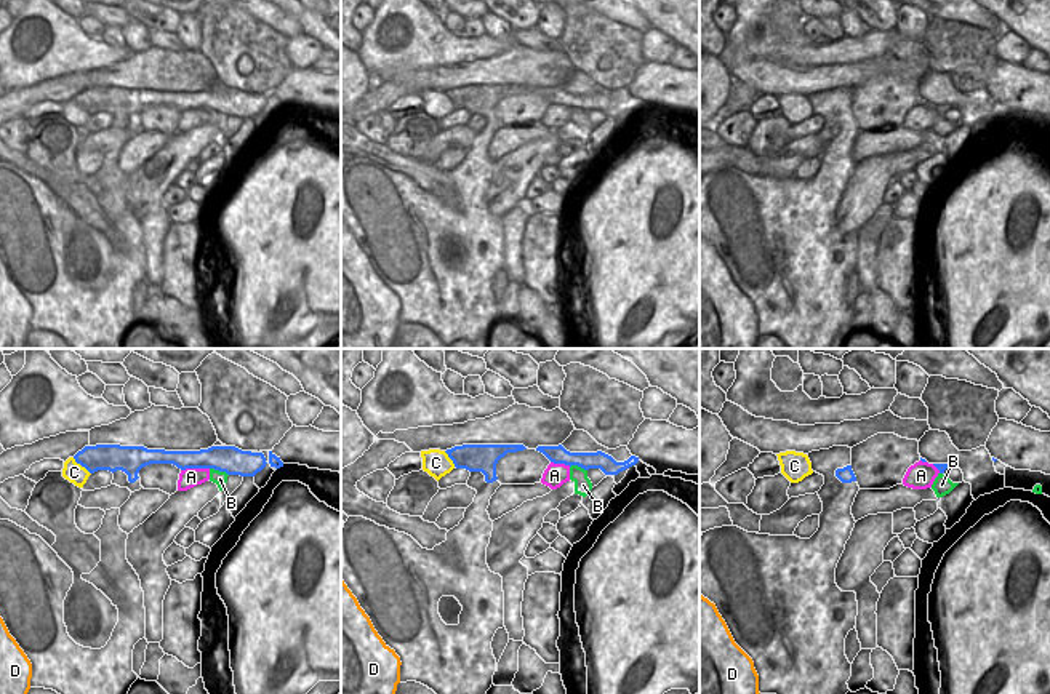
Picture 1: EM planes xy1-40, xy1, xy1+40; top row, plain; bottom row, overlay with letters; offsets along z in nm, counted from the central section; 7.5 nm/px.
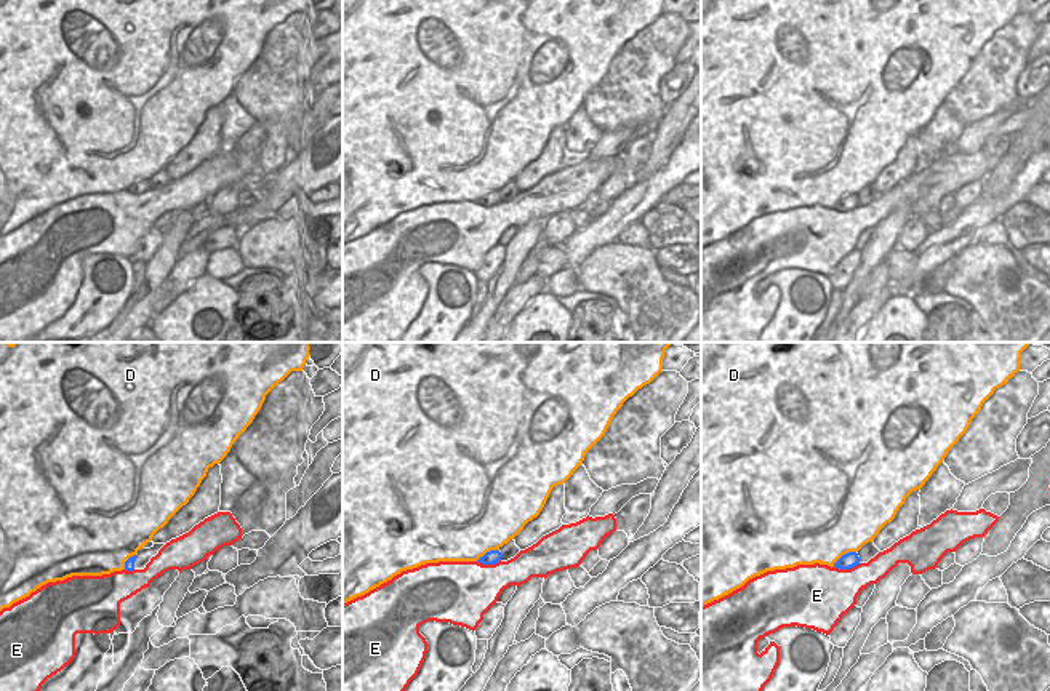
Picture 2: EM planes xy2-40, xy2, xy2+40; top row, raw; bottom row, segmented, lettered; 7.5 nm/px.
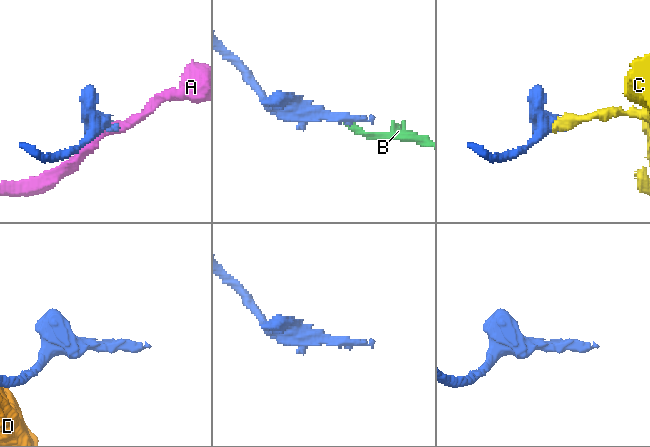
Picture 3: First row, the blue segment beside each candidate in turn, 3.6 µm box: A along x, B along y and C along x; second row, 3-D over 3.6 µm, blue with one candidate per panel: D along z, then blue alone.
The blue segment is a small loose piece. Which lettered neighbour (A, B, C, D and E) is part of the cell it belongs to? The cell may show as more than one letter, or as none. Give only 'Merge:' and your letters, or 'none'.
Merge: B

